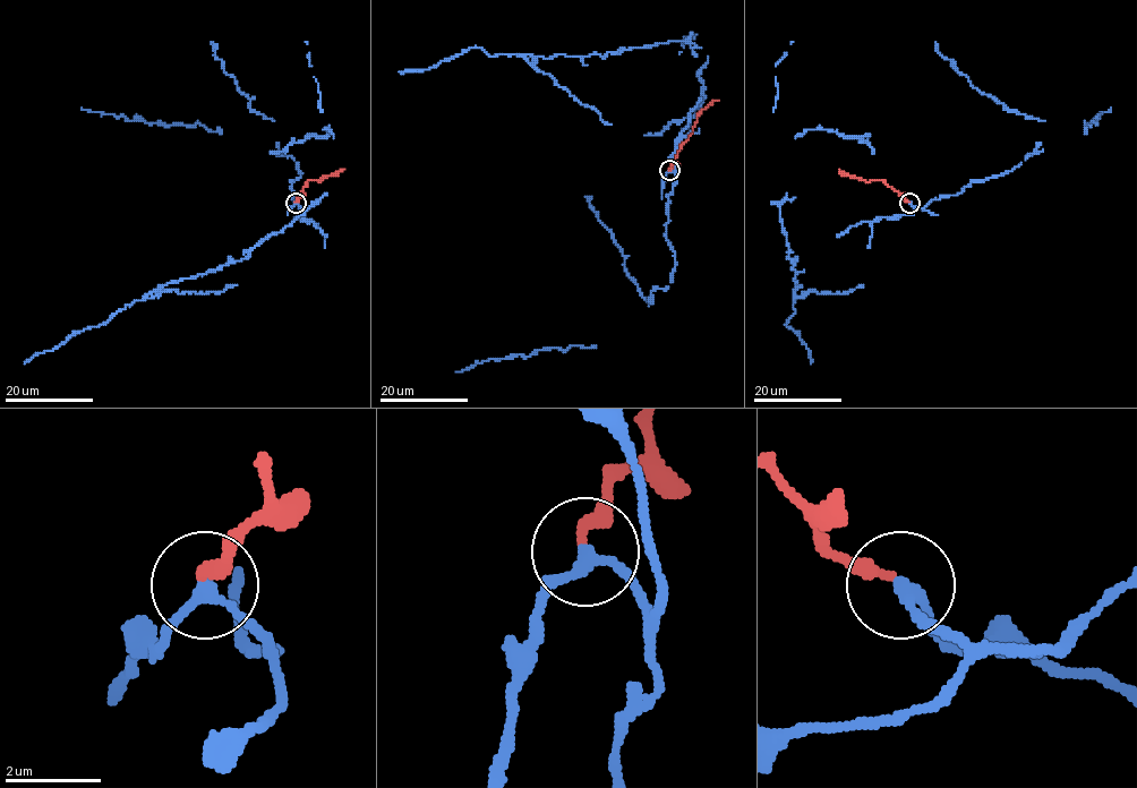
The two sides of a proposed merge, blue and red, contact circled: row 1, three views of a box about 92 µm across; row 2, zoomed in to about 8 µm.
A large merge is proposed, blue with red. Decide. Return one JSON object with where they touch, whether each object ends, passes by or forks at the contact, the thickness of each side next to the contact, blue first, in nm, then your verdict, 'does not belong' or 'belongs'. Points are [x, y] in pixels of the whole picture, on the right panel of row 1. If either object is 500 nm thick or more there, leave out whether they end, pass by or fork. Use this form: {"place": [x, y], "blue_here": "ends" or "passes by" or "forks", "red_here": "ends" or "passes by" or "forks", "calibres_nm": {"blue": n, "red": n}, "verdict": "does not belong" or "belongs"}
{"place": [909, 203], "blue_here": "passes by", "red_here": "ends", "calibres_nm": {"blue": 240, "red": 300}, "verdict": "does not belong"}

